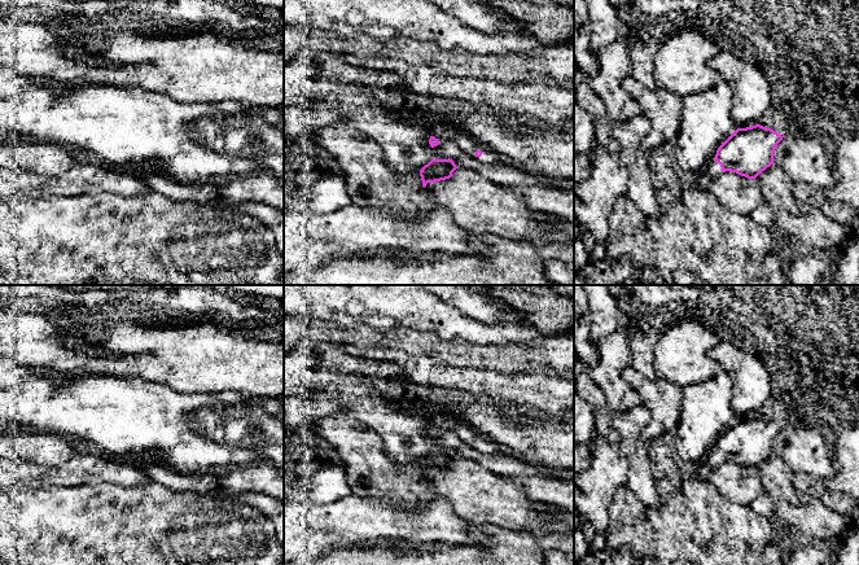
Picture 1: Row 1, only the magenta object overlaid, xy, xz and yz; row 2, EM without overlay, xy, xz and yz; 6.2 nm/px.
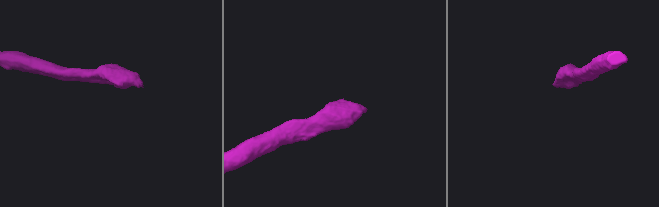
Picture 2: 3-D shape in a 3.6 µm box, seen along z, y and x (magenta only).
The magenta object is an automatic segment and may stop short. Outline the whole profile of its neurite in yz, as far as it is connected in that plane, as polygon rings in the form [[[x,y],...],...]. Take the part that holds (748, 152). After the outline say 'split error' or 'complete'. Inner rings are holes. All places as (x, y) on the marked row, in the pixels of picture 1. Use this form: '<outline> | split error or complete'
[[[761,124],[737,128],[722,143],[706,168],[696,175],[693,187],[700,190],[709,190],[711,180],[726,171],[755,179],[773,163],[775,148],[783,137]]] | split error

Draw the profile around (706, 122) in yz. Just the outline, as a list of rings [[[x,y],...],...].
[[[722,78],[702,93],[684,96],[680,104],[681,121],[674,139],[676,159],[688,175],[698,175],[715,157],[718,148],[739,128],[731,117],[732,89]]]

